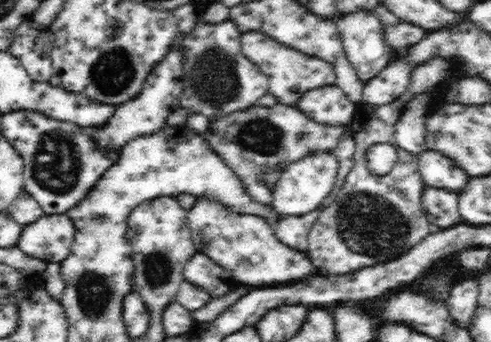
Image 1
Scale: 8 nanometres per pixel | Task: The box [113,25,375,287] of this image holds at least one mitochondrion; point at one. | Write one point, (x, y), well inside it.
(214, 76)

